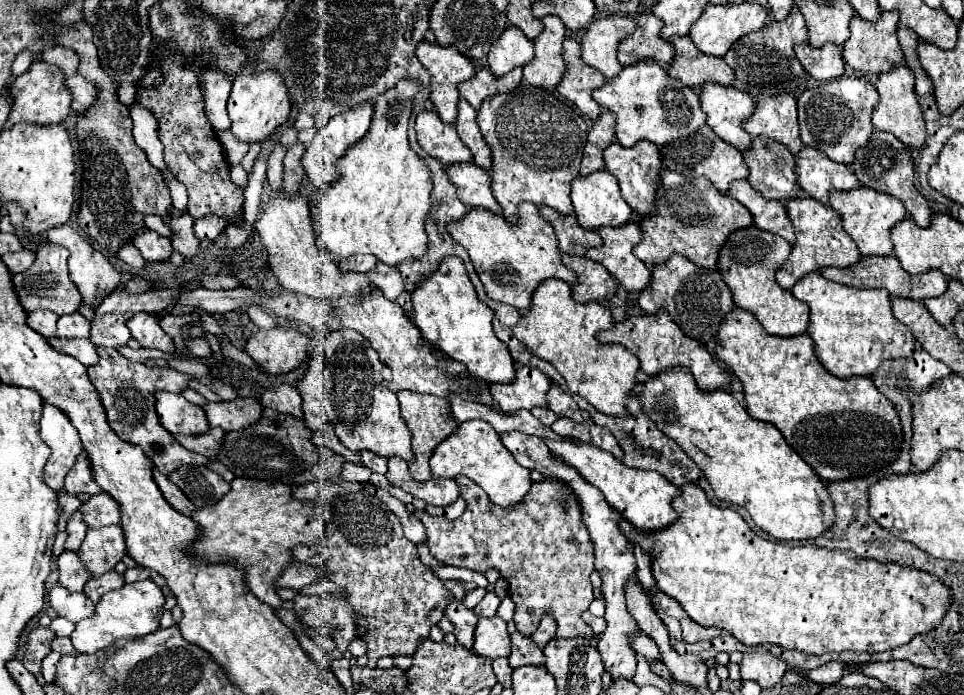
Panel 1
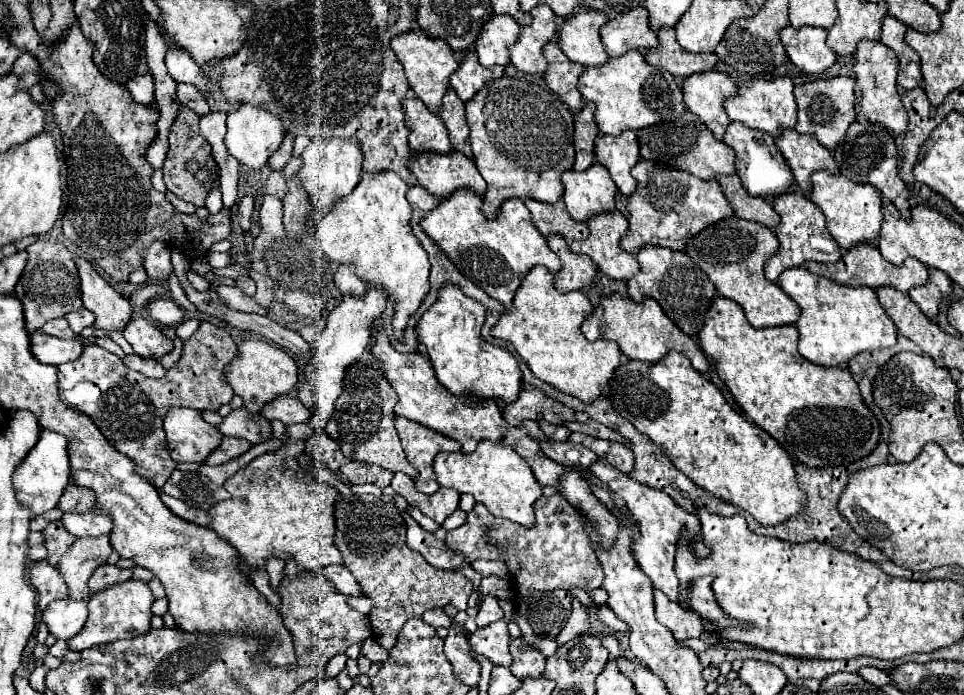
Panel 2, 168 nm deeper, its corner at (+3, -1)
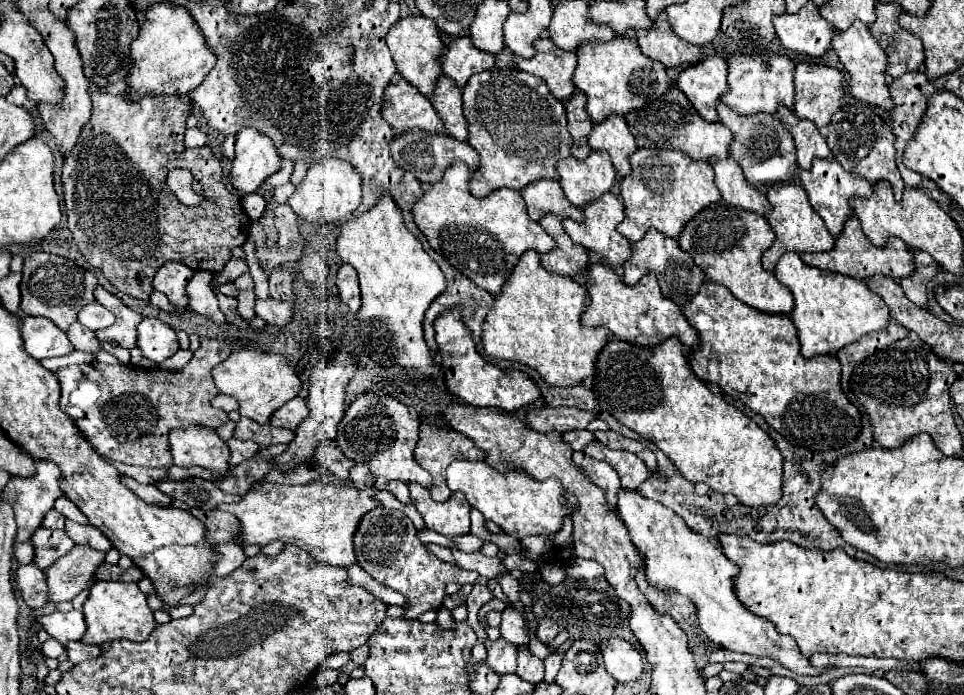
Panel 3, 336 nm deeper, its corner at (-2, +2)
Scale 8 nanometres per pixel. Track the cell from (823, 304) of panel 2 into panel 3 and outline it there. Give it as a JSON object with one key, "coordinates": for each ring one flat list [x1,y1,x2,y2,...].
{"coordinates":[[783,254,777,262,775,276,793,292,795,308,791,312,791,320,797,328,801,354,805,358,813,358,817,354,835,356,845,344,853,344,865,334,887,328,891,320,887,304,869,290,867,282,811,268,799,258,799,254]]}

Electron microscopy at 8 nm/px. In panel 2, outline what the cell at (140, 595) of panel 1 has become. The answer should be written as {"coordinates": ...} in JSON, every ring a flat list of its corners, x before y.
{"coordinates":[[128,579,120,585,110,585,108,589,102,589,98,593,92,593,88,599,88,621,84,629,68,641,68,647,72,651,82,651,92,645,100,643,112,643,118,639,134,639,140,635,146,635,150,631,150,605,154,603,152,591,148,589,148,583]]}

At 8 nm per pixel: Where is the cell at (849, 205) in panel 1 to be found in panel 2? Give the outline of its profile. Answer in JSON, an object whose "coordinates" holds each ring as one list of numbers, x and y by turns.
{"coordinates":[[816,171,810,181,812,191,808,193,808,199,822,209,826,217,826,229,842,249,850,249,860,241,876,243,882,225,882,199,876,187,870,183,854,183,840,173,832,175,828,171]]}

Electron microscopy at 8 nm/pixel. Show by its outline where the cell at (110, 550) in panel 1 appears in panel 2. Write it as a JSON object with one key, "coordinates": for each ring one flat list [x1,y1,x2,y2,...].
{"coordinates":[[108,535,96,539,76,539,72,547,62,555,58,561,58,571,68,585,70,599,88,599,88,579,92,571,106,563,108,555,112,553,112,545]]}

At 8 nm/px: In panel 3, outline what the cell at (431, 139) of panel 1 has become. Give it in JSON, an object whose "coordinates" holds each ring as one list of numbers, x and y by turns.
{"coordinates":[[399,80,385,90,383,114,397,136,415,128,437,134,443,132,441,118,437,116,437,110,429,102,429,98,425,98,407,80]]}

